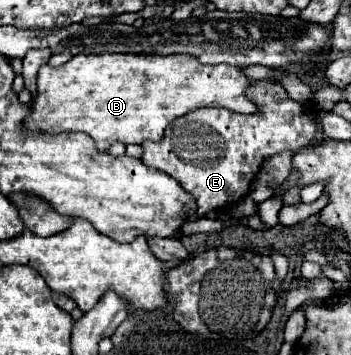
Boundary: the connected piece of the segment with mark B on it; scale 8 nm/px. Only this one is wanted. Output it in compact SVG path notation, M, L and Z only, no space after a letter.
M100 53L100 55L74 55L66 65L62 67L48 67L42 65L40 73L38 73L38 95L32 101L32 115L26 119L26 125L30 131L46 131L46 133L62 133L62 131L82 131L88 133L94 141L98 151L108 151L108 147L114 141L122 141L124 145L128 143L142 143L146 139L150 141L160 141L162 133L166 129L166 125L170 125L174 119L198 109L198 107L224 107L230 111L238 111L238 113L256 113L260 107L254 105L254 101L250 101L246 97L246 89L252 85L252 79L248 79L248 75L242 71L242 67L232 67L232 65L202 65L198 59L194 57L186 57L186 55L156 55L156 53Z

